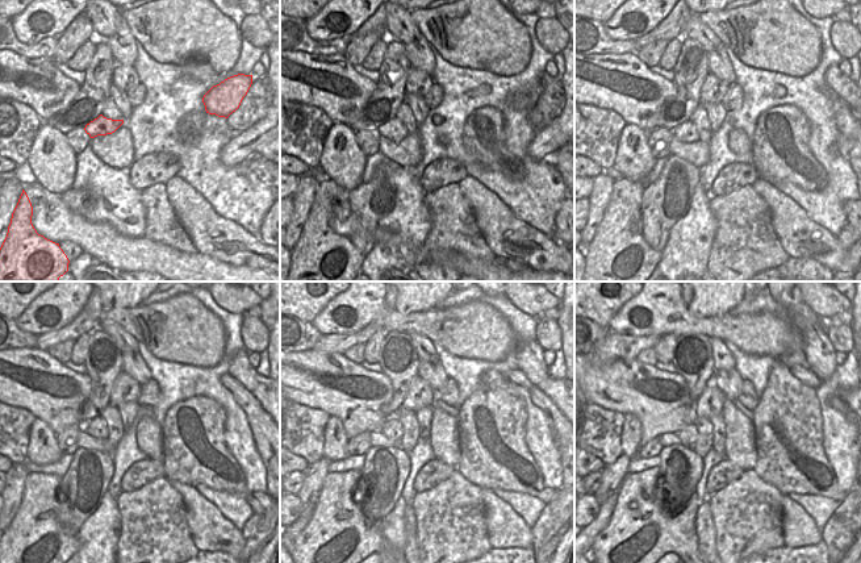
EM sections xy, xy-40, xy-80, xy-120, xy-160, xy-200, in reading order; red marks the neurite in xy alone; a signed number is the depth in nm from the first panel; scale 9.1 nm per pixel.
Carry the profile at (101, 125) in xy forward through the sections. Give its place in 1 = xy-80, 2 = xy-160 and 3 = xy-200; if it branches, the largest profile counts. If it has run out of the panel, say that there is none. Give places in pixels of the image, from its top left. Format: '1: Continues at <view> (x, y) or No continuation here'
1: Continues at xy-80 (686, 132)
2: Continues at xy-160 (392, 429)
3: Continues at xy-200 (688, 436).

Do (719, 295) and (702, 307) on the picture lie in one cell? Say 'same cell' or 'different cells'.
same cell

